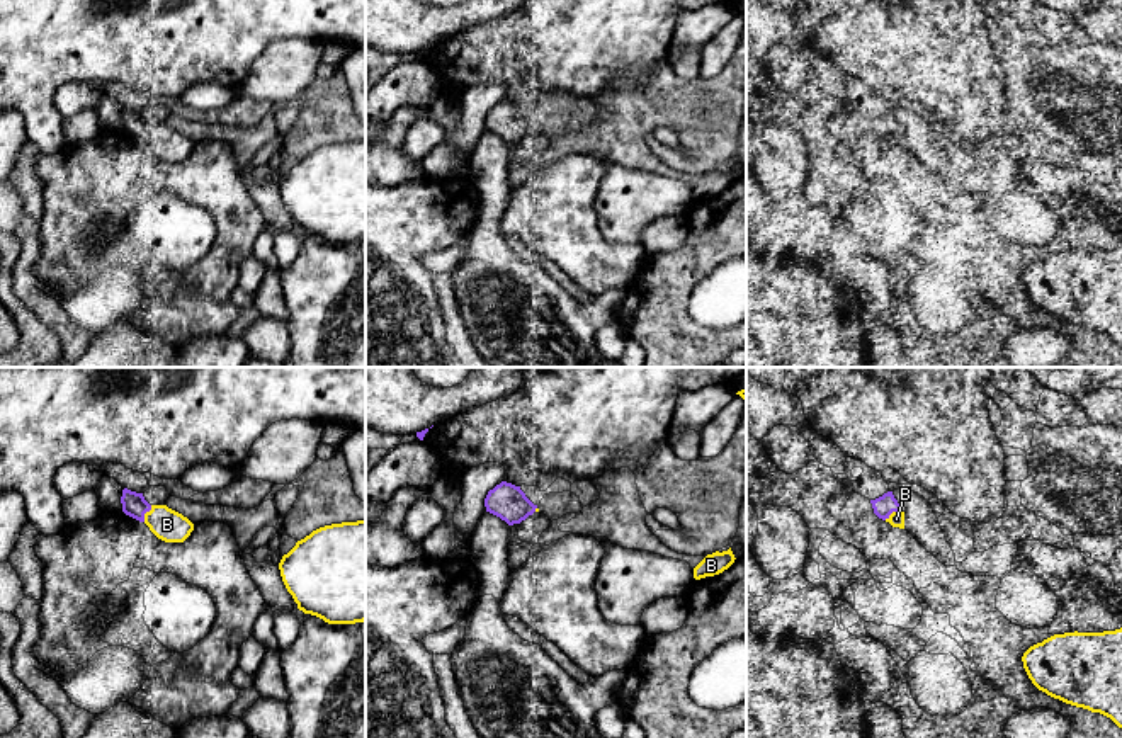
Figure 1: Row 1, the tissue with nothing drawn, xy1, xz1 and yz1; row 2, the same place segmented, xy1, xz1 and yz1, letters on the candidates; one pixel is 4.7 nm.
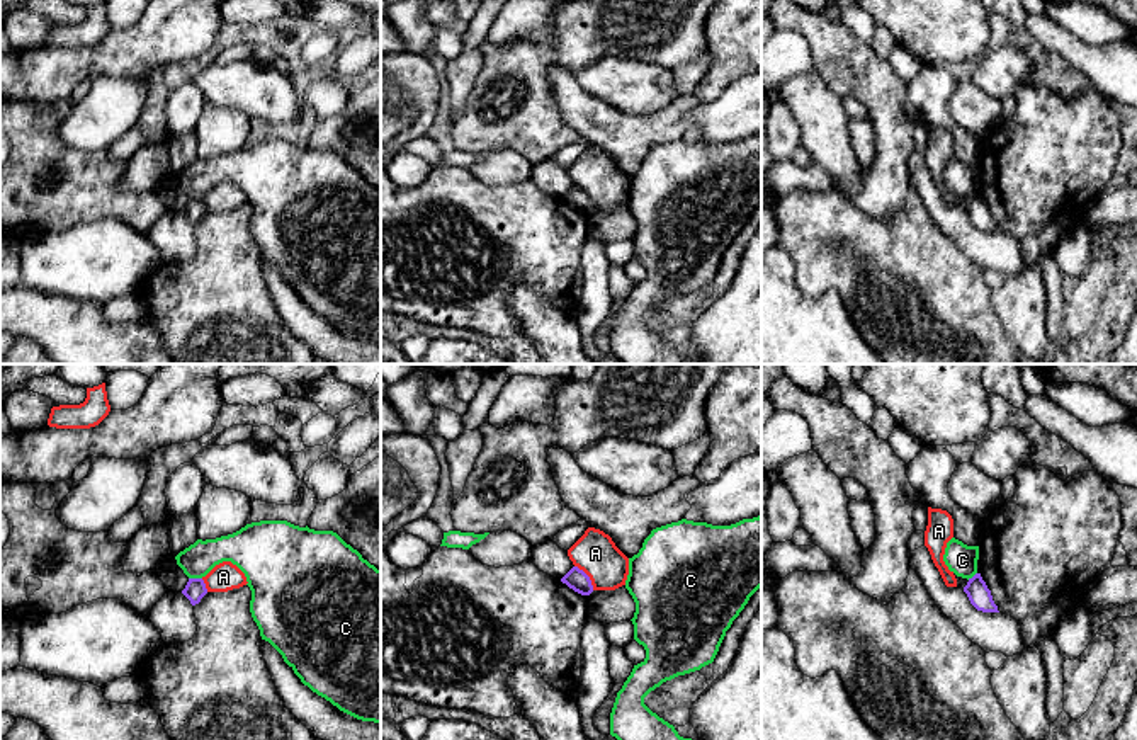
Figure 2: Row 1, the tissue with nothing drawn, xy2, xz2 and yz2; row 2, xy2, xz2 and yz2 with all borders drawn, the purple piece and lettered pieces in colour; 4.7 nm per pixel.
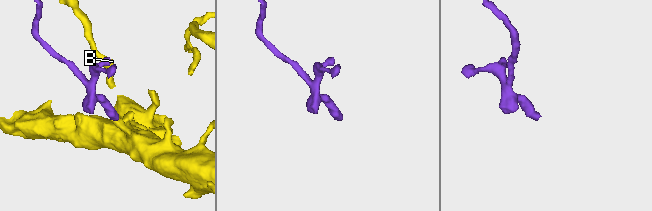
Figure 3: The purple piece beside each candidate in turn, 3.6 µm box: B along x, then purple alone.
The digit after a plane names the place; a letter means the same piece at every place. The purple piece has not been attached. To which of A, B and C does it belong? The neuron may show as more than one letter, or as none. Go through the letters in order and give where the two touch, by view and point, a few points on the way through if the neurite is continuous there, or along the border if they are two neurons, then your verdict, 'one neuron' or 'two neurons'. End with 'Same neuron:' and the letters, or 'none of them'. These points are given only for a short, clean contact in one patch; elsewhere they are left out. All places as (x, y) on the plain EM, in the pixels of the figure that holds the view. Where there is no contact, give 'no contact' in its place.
A: xz2 (588, 196) | along xz2 (575, 184), (588, 196), (593, 208) | two neurons
B: yz1 (893, 130) | one neuron
C: xy2 (196, 198) | along xy2 (189, 196), (201, 198) | two neurons
Same neuron: B

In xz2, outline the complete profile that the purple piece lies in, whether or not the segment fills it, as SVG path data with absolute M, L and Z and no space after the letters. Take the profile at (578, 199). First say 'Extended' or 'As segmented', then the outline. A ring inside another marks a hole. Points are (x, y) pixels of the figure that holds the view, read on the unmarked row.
As segmented. M573 185L561 201L581 214L590 214L593 211L590 196L578 185Z

